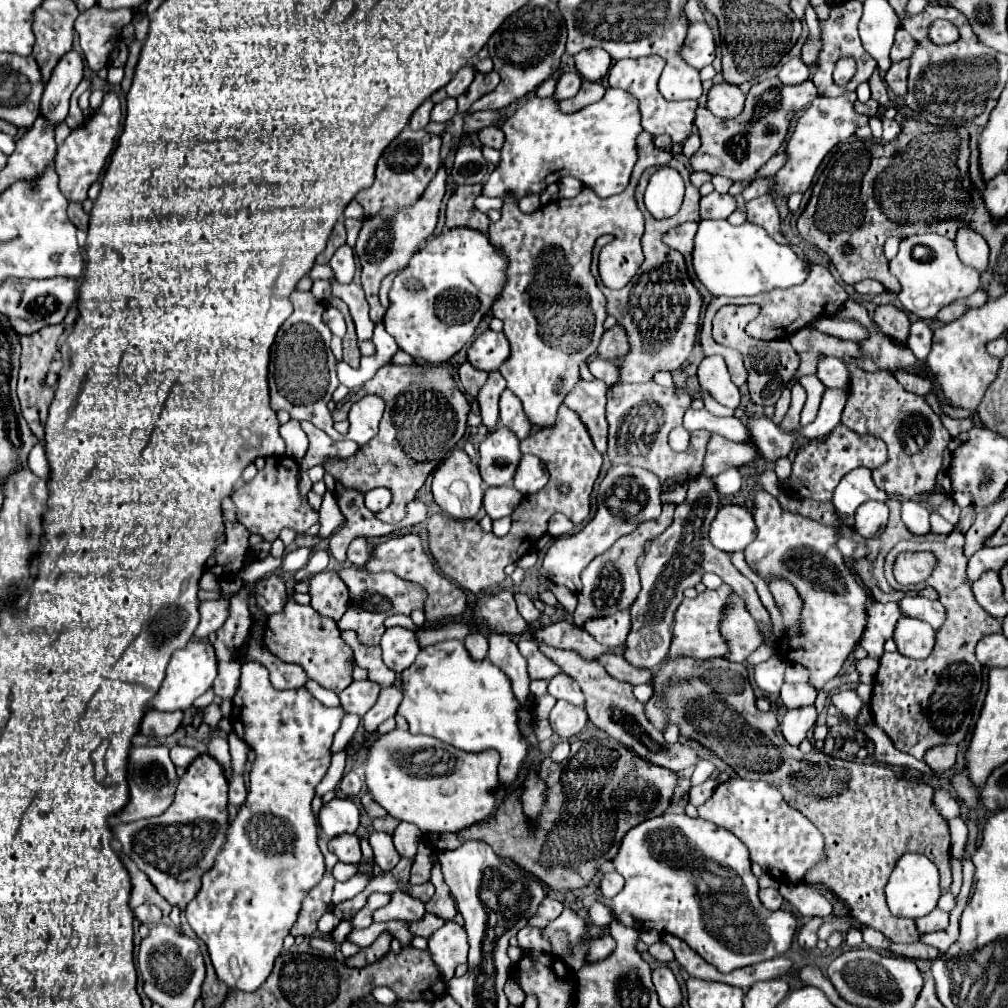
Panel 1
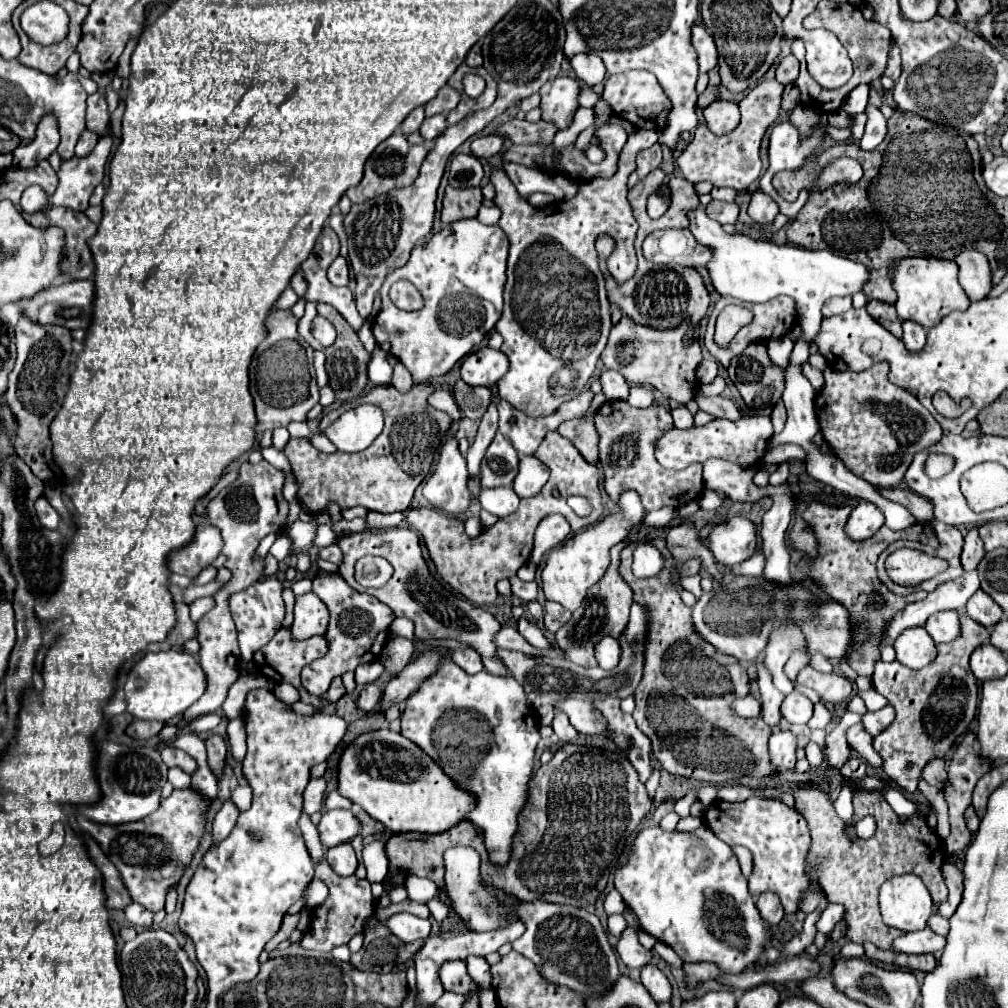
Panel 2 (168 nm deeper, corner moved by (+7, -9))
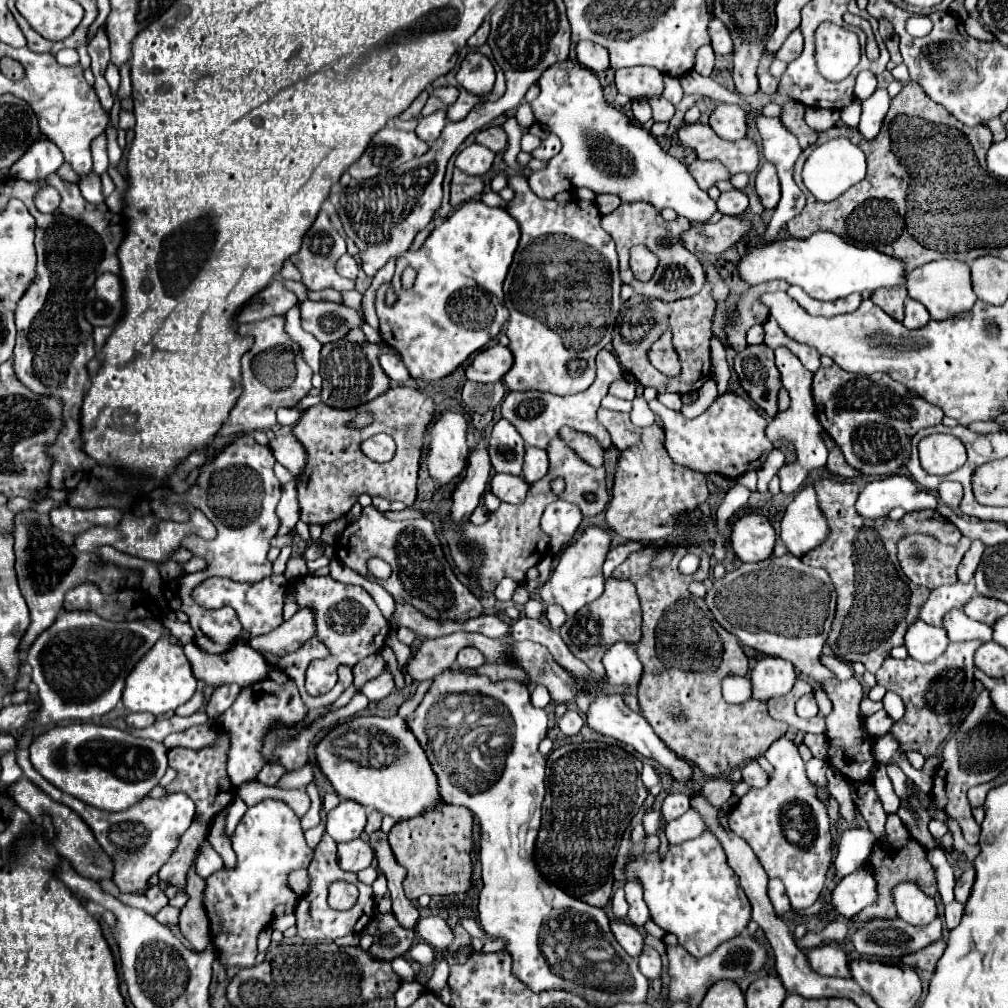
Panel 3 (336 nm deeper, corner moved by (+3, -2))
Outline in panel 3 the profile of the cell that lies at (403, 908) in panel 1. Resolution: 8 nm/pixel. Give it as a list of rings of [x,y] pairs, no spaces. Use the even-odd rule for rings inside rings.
[[[437,915],[421,917],[417,921],[415,929],[425,939],[425,943],[429,943],[437,951],[445,951],[445,949],[449,949],[453,945],[453,931],[445,923],[443,917],[437,917]]]

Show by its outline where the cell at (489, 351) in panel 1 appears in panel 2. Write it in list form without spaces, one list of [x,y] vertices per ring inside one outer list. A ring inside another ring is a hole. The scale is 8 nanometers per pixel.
[[[483,346],[477,352],[471,352],[461,364],[461,378],[469,386],[487,386],[493,388],[497,380],[509,370],[507,356],[491,346]]]

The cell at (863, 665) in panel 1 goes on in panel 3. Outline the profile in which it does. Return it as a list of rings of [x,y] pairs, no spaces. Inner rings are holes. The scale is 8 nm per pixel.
[[[819,479],[815,483],[819,509],[829,525],[829,537],[819,547],[803,555],[803,563],[823,567],[837,587],[837,615],[829,631],[827,645],[833,655],[845,663],[863,663],[869,673],[875,673],[889,657],[893,647],[903,645],[907,627],[917,621],[919,609],[927,601],[929,589],[915,585],[901,571],[897,561],[897,541],[905,533],[929,533],[945,545],[955,545],[961,539],[959,529],[935,509],[905,513],[901,521],[863,519],[855,511],[859,485],[853,481]]]

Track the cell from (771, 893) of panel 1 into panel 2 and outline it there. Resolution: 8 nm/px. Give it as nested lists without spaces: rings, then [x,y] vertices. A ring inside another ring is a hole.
[[[763,892],[759,898],[757,898],[757,910],[761,912],[761,916],[763,916],[763,920],[767,922],[767,924],[779,924],[781,922],[781,918],[783,918],[783,914],[785,914],[785,910],[783,910],[783,906],[781,906],[781,902],[779,902],[779,896],[777,894],[773,894],[773,892]]]

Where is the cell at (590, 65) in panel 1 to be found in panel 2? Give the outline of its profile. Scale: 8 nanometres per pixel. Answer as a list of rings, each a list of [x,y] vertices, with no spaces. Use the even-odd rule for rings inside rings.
[[[577,54],[571,58],[571,66],[575,70],[577,80],[585,82],[587,86],[595,86],[605,80],[607,70],[597,54]]]

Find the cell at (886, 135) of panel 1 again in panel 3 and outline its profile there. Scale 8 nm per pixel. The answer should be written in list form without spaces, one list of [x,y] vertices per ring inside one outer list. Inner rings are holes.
[[[877,89],[869,99],[861,101],[861,121],[859,121],[859,131],[865,139],[875,139],[875,135],[881,129],[881,123],[887,115],[891,97],[887,89]]]

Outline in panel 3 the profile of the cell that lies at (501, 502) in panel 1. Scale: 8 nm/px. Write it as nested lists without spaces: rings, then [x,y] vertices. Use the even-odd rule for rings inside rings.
[[[497,473],[491,479],[491,491],[505,503],[523,503],[529,485],[525,483],[523,477],[515,477],[515,475],[505,475],[505,473]]]

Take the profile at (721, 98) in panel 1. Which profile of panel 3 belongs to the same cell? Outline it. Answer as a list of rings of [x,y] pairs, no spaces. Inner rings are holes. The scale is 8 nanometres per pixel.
[[[721,103],[709,117],[709,125],[711,129],[727,141],[739,141],[747,135],[747,115],[741,107],[737,105],[727,105]]]

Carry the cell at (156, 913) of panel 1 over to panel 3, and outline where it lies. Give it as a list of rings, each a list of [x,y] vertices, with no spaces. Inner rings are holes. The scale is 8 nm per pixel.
[[[103,881],[103,883],[99,883],[99,885],[101,885],[103,891],[109,891],[111,895],[115,895],[121,903],[131,905],[131,907],[139,907],[139,909],[147,911],[149,915],[157,915],[159,909],[163,909],[163,907],[169,903],[165,891],[159,889],[159,887],[151,887],[145,895],[135,895],[135,893],[121,893],[121,891],[113,885],[113,881]]]

